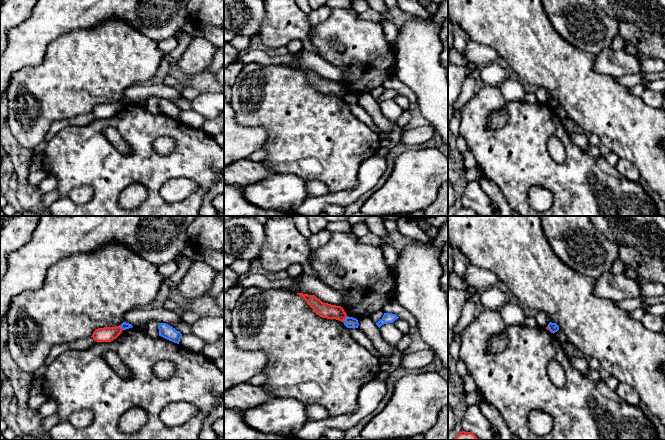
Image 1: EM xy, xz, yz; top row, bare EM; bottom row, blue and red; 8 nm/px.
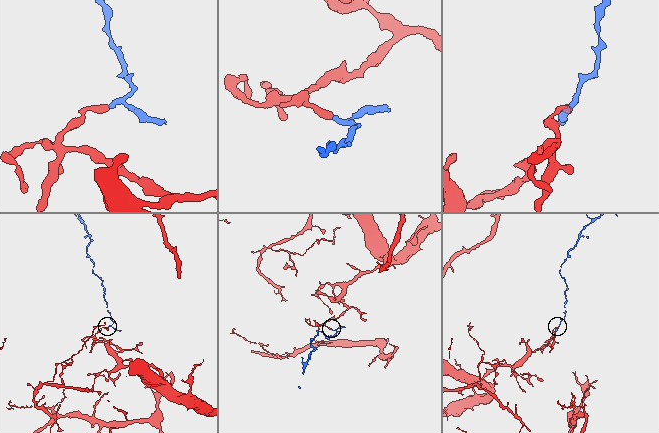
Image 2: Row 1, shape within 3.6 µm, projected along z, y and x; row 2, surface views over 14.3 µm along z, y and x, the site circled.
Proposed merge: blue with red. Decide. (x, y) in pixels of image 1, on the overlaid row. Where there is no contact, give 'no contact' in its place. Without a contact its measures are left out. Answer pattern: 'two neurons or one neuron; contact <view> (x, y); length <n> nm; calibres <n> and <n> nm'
two neurons; contact xz (345, 319); length 70 nm; calibres 90 and 120 nm

